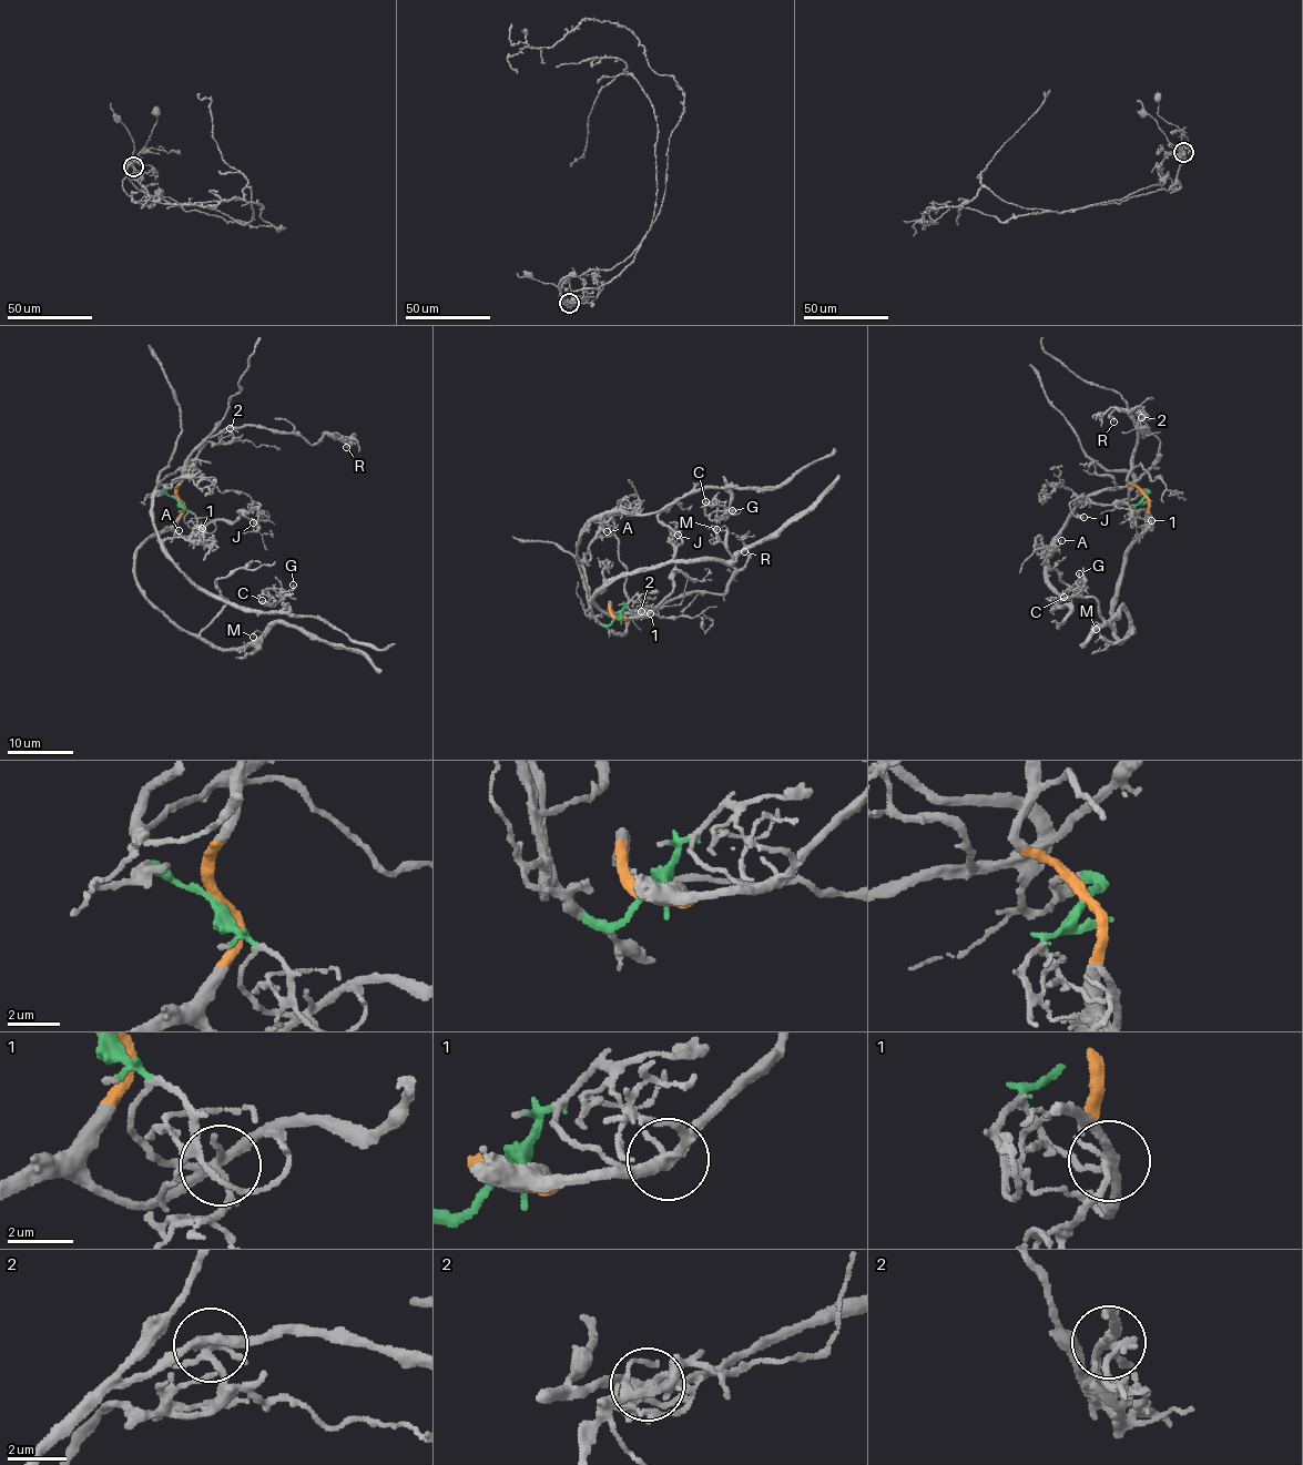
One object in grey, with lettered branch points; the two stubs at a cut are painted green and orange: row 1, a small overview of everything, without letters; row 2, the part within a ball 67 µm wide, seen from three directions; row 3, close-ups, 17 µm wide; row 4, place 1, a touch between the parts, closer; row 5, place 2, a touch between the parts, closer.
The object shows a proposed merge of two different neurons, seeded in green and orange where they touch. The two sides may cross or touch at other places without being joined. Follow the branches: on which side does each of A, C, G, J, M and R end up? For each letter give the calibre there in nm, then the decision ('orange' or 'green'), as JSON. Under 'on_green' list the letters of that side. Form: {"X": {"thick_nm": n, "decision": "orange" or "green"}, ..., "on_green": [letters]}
{"A": {"thick_nm": 120, "decision": "green"}, "C": {"thick_nm": 200, "decision": "green"}, "G": {"thick_nm": 180, "decision": "green"}, "J": {"thick_nm": 160, "decision": "orange"}, "M": {"thick_nm": 160, "decision": "orange"}, "R": {"thick_nm": 160, "decision": "orange"}, "on_green": ["A", "C", "G"]}

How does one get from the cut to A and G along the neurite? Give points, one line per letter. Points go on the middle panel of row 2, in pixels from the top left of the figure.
A: (617, 618), (600, 624), (584, 612), (590, 608), (588, 590), (576, 561), (587, 524), (600, 522), (607, 531)
G: (617, 618), (600, 624), (584, 612), (576, 561), (592, 521), (650, 514), (701, 489), (725, 488), (732, 511)

